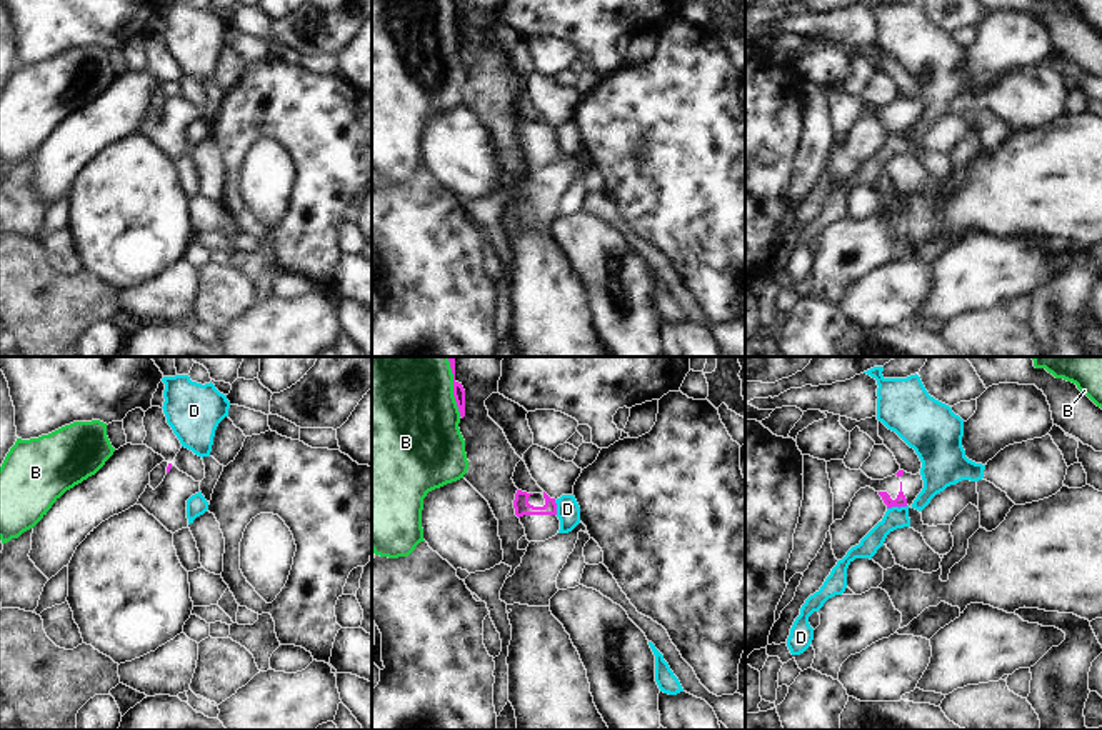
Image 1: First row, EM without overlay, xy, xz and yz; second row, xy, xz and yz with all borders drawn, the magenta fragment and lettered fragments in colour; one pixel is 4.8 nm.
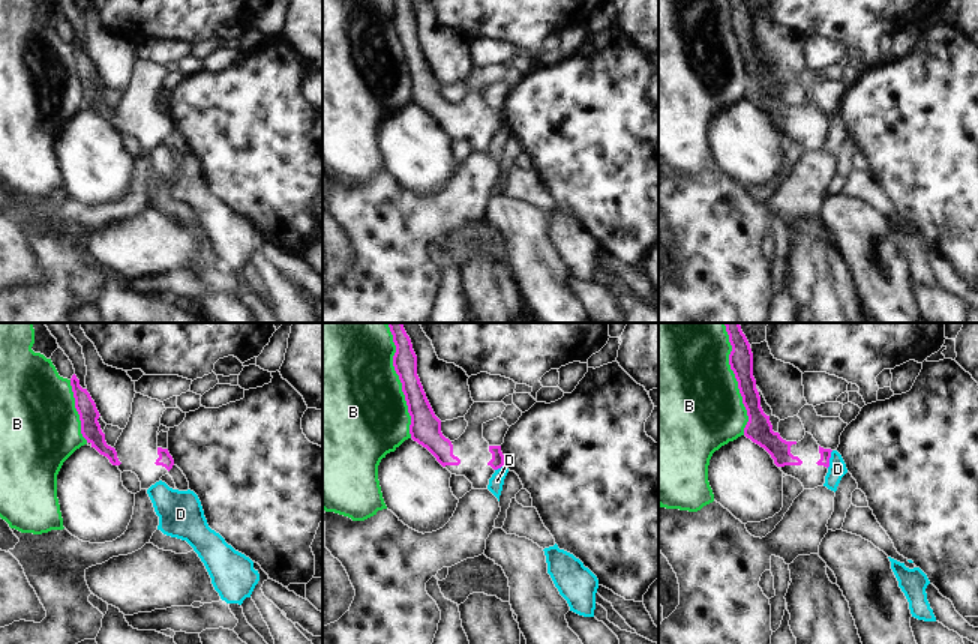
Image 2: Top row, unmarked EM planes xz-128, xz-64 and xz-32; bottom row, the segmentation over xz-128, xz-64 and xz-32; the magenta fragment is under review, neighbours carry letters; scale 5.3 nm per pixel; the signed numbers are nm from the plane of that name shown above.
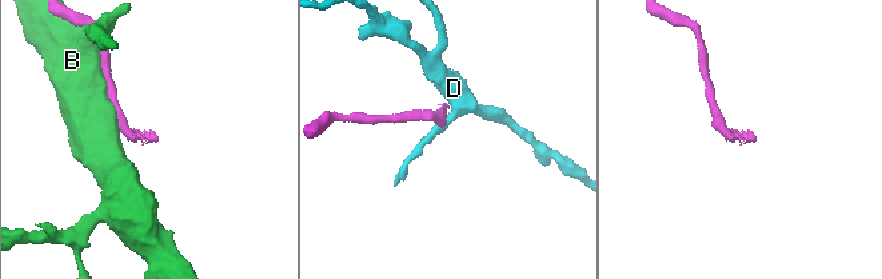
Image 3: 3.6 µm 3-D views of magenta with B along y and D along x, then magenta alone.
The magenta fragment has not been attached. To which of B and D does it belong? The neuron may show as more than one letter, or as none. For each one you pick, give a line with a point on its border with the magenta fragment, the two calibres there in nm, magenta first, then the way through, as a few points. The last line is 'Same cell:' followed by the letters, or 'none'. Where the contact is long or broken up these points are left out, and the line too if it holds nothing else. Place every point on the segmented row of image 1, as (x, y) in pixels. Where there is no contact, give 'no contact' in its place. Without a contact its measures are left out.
Same cell: none

